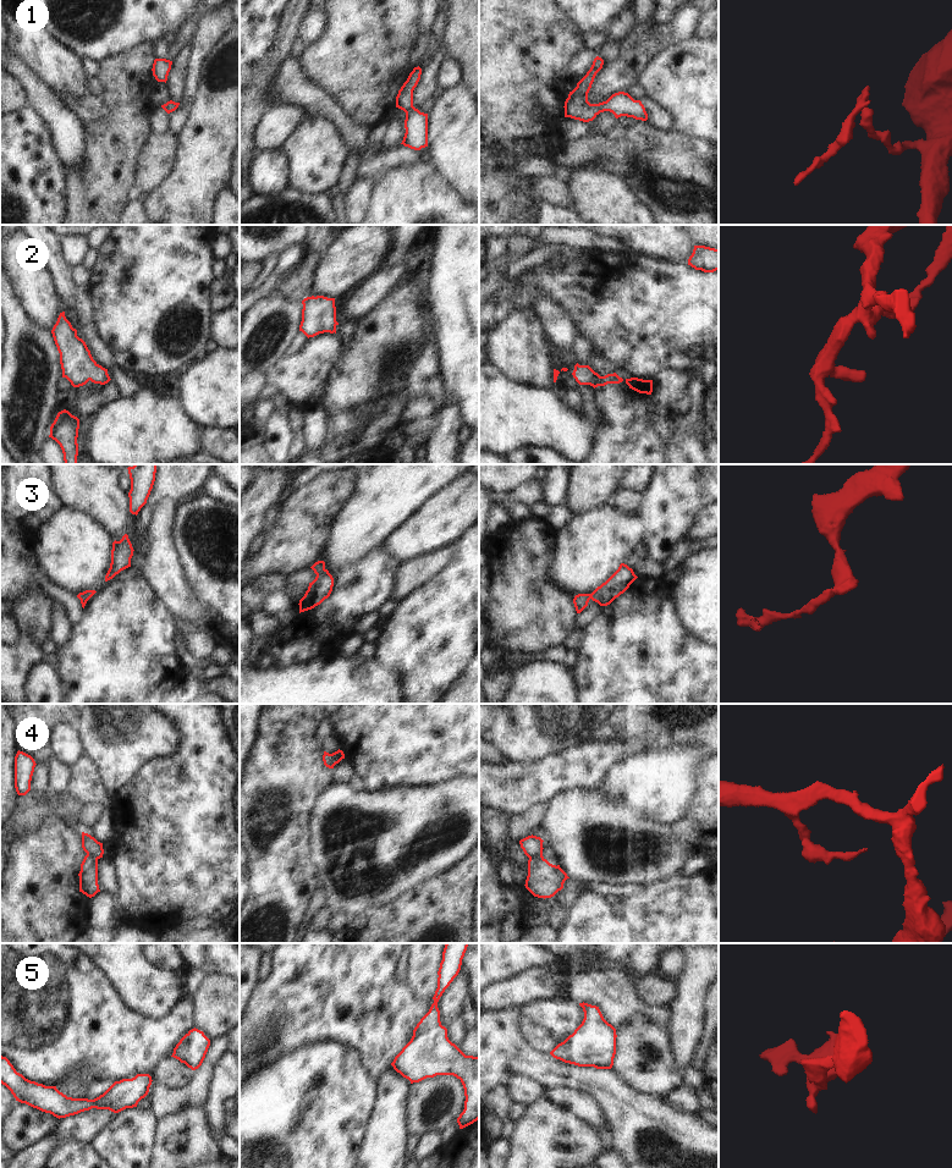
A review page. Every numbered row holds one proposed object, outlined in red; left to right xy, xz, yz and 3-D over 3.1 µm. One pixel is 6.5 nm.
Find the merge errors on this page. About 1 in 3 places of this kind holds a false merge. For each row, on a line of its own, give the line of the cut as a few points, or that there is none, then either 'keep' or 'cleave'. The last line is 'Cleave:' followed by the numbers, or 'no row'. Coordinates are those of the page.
1: cut none; keep
2: cut none; keep
3: cut none; keep
4: cut yz (541, 855), (529, 859); cleave
5: cut none; keep
Cleave: 4

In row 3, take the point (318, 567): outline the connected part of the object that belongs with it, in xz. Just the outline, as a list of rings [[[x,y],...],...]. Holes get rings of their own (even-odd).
[[[318,561],[310,567],[317,574],[315,579],[309,583],[308,590],[299,600],[299,613],[312,610],[328,599],[332,591],[334,578],[325,568],[324,561]]]

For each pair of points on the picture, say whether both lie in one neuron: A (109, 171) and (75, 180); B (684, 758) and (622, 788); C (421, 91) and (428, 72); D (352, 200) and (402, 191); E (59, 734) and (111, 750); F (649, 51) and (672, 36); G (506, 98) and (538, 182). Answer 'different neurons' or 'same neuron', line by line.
A: same neuron
B: same neuron
C: same neuron
D: different neurons
E: different neurons
F: same neuron
G: different neurons

